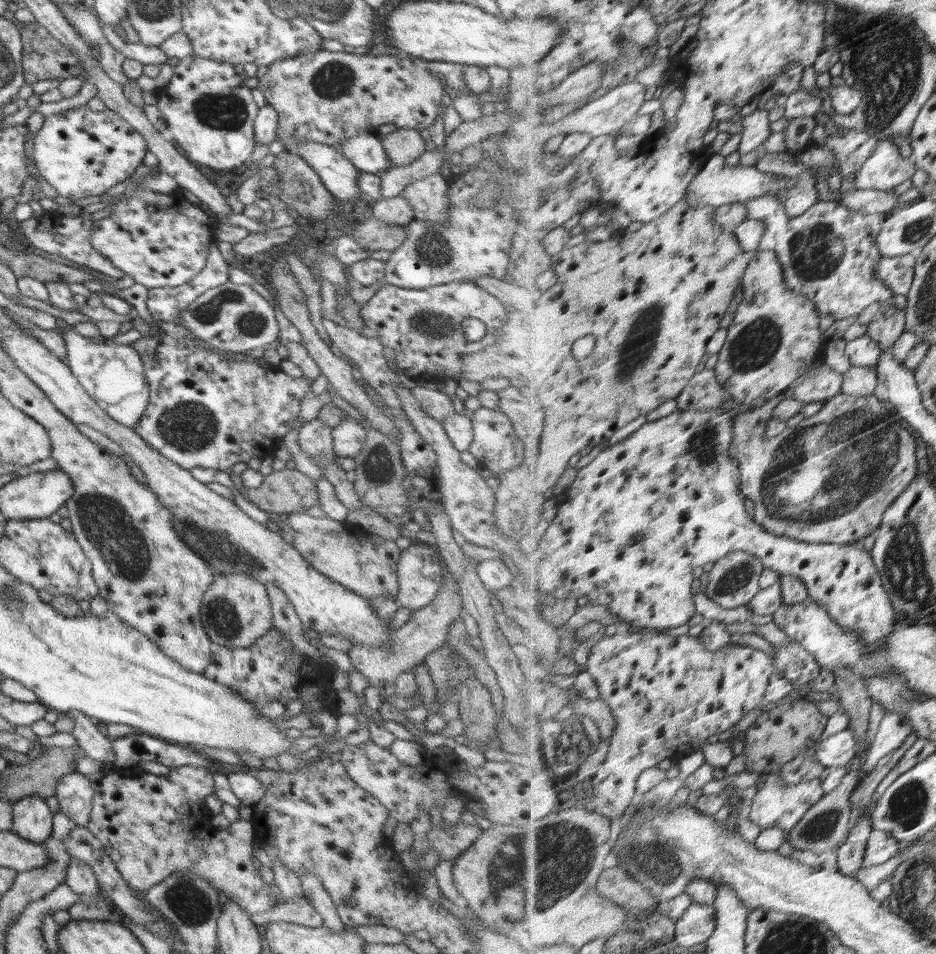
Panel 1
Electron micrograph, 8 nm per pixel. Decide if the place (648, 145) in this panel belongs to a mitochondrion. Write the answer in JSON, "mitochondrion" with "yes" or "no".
{"mitochondrion":"no"}

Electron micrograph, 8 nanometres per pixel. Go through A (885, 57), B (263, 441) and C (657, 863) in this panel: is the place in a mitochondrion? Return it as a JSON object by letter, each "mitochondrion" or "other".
{"A":"mitochondrion","B":"other","C":"mitochondrion"}

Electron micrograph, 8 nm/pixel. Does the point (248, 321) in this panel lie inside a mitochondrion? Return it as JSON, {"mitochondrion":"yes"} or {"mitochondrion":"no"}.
{"mitochondrion":"yes"}

